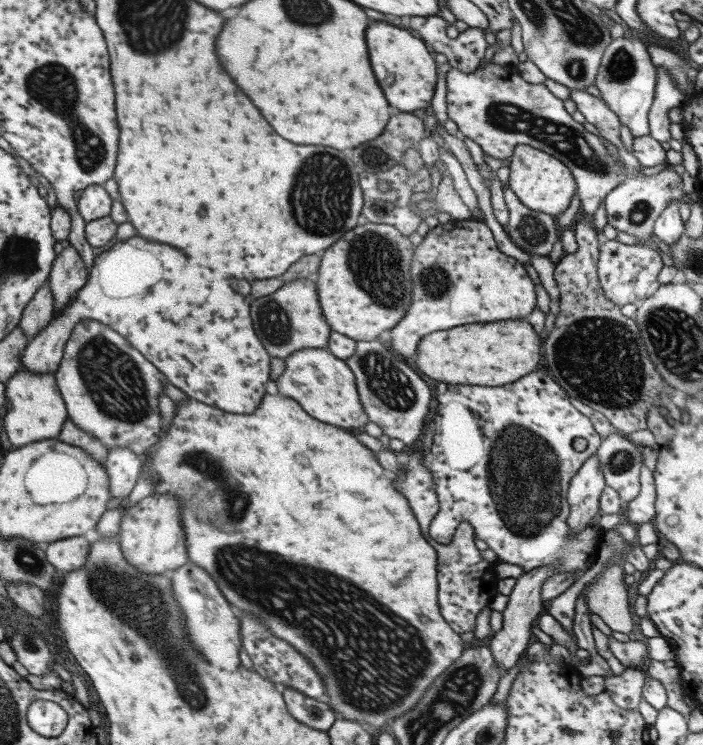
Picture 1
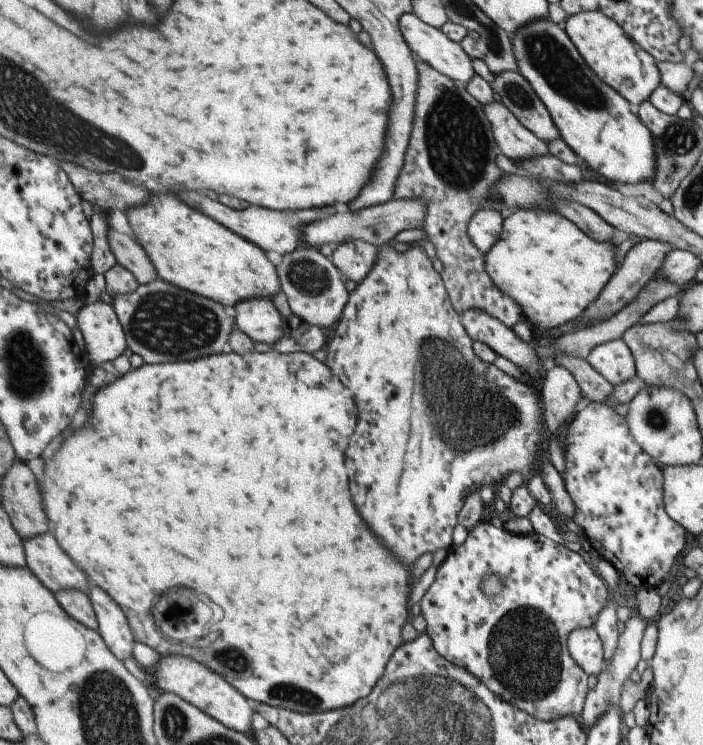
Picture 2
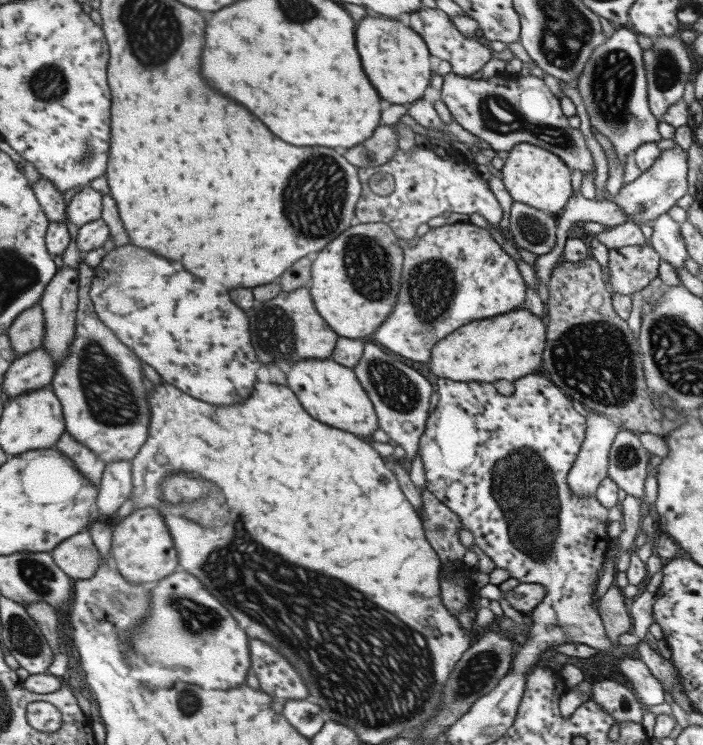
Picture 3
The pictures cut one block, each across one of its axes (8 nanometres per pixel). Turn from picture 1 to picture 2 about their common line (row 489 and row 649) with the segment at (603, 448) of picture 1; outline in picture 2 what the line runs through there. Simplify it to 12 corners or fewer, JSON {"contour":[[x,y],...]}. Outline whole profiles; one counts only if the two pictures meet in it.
{"contour":[[633,609],[611,658],[585,694],[580,714],[590,727],[618,706],[621,686],[640,659],[647,623]]}

